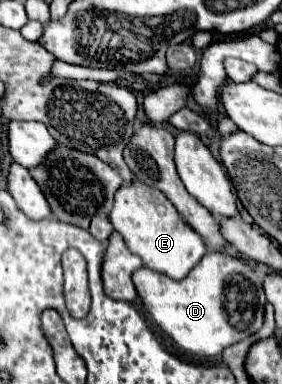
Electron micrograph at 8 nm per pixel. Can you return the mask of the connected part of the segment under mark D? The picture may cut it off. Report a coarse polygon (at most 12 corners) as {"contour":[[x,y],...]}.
{"contour":[[208,252],[184,280],[132,274],[156,324],[214,358],[264,322],[262,278]]}

